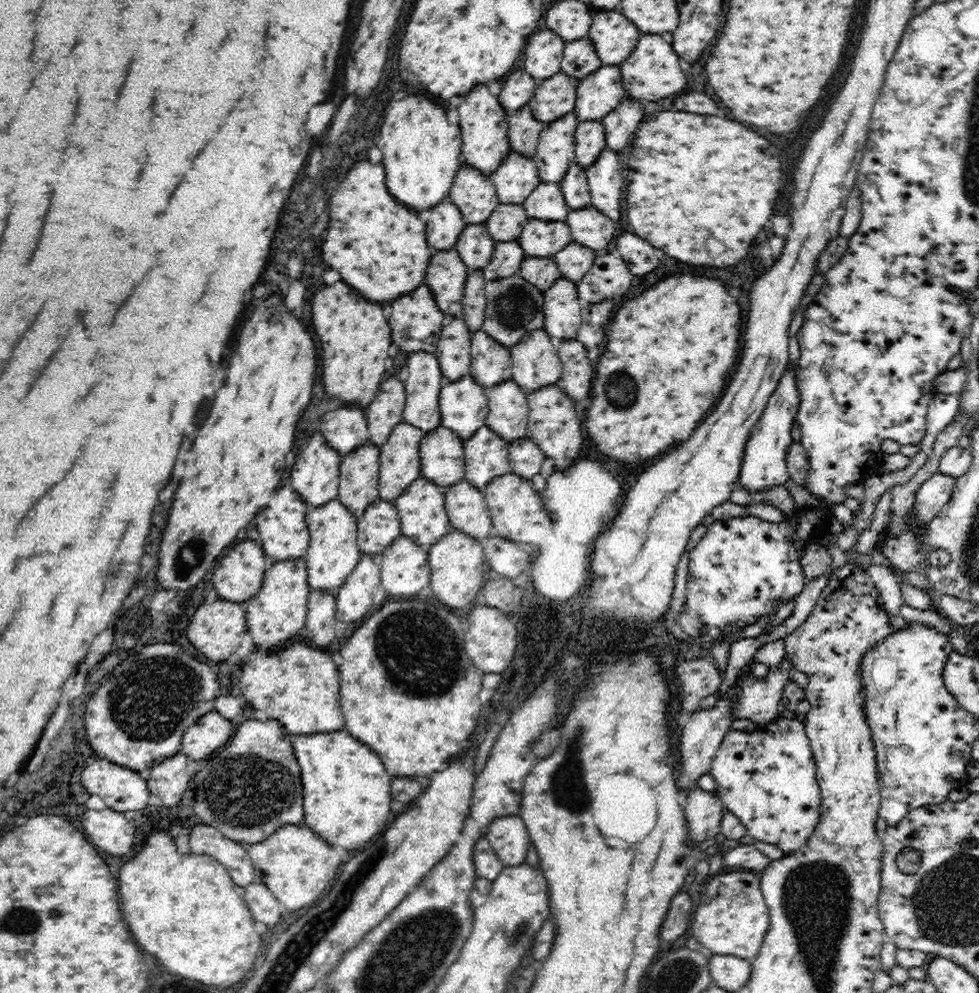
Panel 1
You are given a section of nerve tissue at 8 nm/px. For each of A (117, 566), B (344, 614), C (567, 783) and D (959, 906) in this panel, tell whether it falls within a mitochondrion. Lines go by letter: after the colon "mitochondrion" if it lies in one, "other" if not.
A: mitochondrion
B: other
C: mitochondrion
D: mitochondrion

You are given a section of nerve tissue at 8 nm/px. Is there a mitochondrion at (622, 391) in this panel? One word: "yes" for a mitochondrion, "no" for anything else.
yes

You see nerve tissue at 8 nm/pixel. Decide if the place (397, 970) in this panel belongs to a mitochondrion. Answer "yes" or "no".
yes

